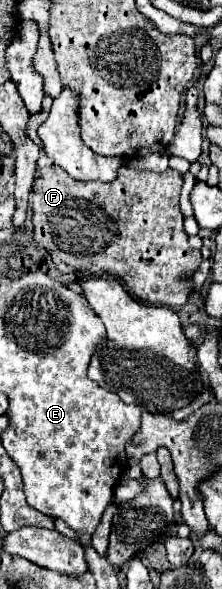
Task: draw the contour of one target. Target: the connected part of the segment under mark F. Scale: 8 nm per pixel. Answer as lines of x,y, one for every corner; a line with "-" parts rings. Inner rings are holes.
127,166
119,168
113,182
79,182
59,168
43,168
33,184
33,236
51,254
59,272
87,274
119,280
137,300
155,306
183,306
189,298
187,288
179,284
181,274
191,274
203,262
201,250
193,250
183,230
179,194
183,176
175,170
139,172

